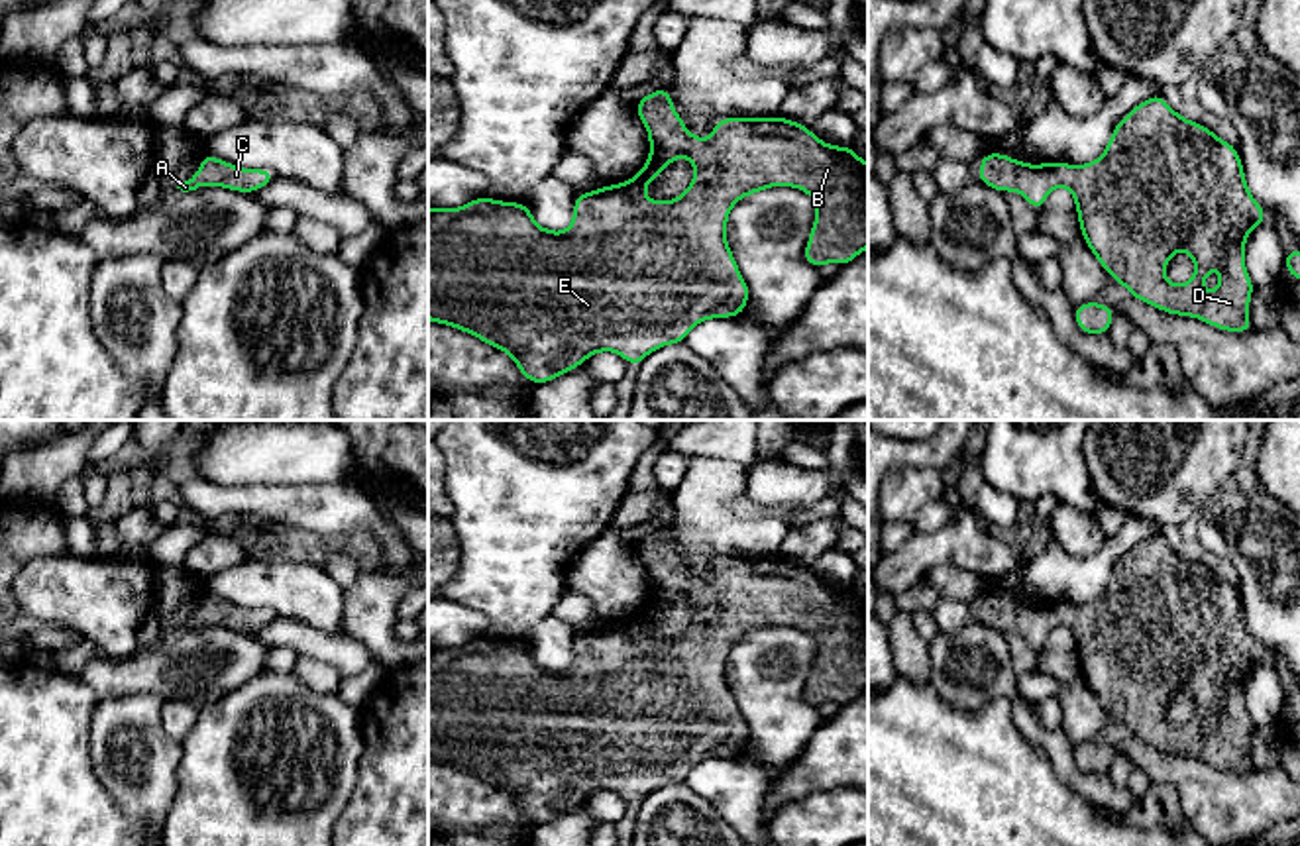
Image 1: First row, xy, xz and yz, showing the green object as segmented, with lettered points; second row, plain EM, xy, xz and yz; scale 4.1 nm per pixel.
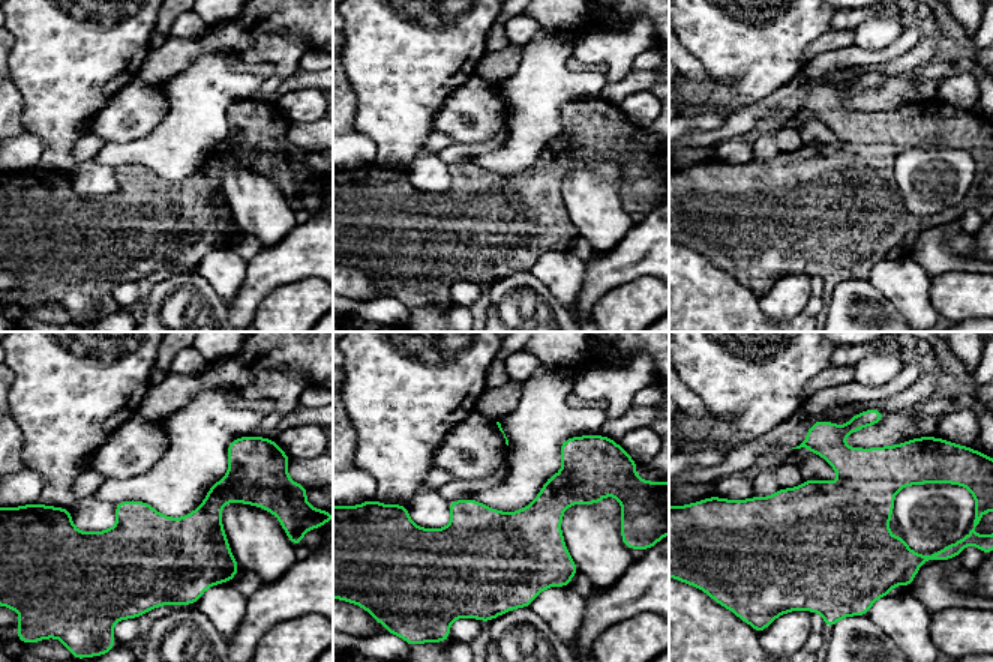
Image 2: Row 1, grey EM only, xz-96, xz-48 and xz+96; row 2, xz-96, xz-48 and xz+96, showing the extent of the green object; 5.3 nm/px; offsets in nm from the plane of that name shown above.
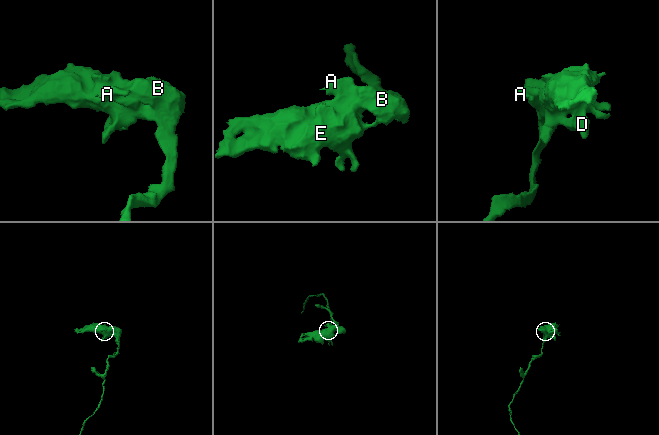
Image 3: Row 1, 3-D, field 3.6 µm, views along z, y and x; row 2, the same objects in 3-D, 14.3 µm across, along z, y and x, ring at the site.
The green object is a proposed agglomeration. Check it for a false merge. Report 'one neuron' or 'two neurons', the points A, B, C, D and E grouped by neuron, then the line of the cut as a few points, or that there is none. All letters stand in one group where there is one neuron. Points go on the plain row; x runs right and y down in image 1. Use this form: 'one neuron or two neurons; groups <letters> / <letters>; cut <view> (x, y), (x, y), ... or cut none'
one neuron; groups A B C D E; cut none

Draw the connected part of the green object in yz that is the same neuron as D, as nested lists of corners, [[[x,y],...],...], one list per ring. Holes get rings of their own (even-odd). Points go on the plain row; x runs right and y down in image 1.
[[[1161,532],[1115,563],[1106,591],[1092,603],[1029,605],[994,591],[980,597],[978,622],[998,632],[1017,630],[1035,652],[1043,650],[1055,626],[1066,626],[1076,642],[1082,679],[1133,738],[1172,756],[1198,758],[1216,769],[1253,769],[1249,742],[1255,724],[1245,709],[1245,679],[1269,654],[1247,630],[1237,587],[1182,557]],[[1176,691],[1188,691],[1194,699],[1194,714],[1186,724],[1170,724],[1165,714]],[[1218,703],[1221,720],[1216,732],[1206,734],[1202,722]]]

